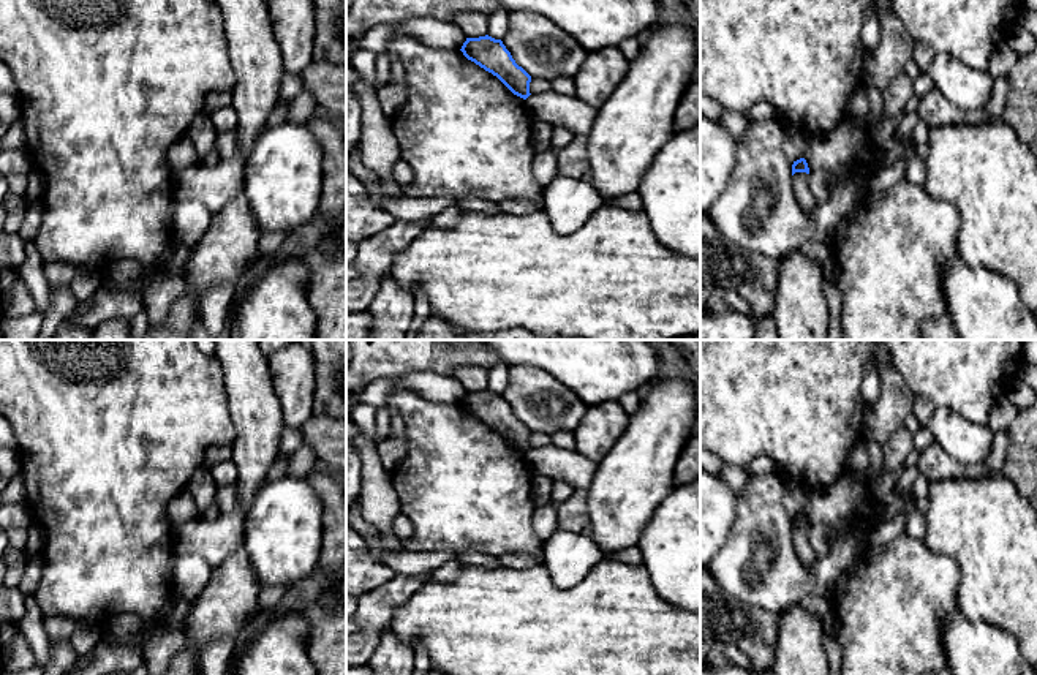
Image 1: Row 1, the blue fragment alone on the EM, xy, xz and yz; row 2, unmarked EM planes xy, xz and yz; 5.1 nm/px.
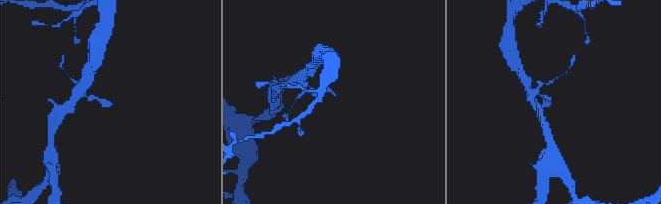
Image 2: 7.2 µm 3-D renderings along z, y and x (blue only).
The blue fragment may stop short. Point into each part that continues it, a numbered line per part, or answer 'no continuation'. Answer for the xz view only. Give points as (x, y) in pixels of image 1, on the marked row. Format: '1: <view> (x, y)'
no continuation

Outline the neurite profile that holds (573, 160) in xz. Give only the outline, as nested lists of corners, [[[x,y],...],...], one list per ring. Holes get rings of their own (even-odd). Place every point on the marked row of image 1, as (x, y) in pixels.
[[[575,134],[563,149],[556,150],[558,175],[590,182],[588,136]]]

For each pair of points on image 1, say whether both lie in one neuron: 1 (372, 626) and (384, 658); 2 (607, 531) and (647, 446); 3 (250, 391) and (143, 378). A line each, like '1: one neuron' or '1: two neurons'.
1: two neurons
2: one neuron
3: two neurons

